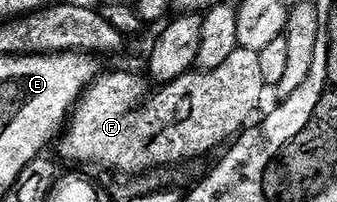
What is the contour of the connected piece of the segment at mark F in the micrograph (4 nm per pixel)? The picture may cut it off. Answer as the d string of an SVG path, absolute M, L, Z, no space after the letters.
M241 47L234 48L227 58L214 68L194 68L176 78L159 83L155 87L158 89L143 104L142 95L145 94L146 88L136 73L110 72L104 76L95 79L86 89L80 102L74 105L72 119L61 133L57 144L59 143L59 150L68 159L78 164L97 163L106 168L119 168L123 174L162 170L165 164L178 164L181 160L200 156L222 142L224 144L237 135L249 121L248 116L255 110L262 92L266 90L261 77L258 52Z

